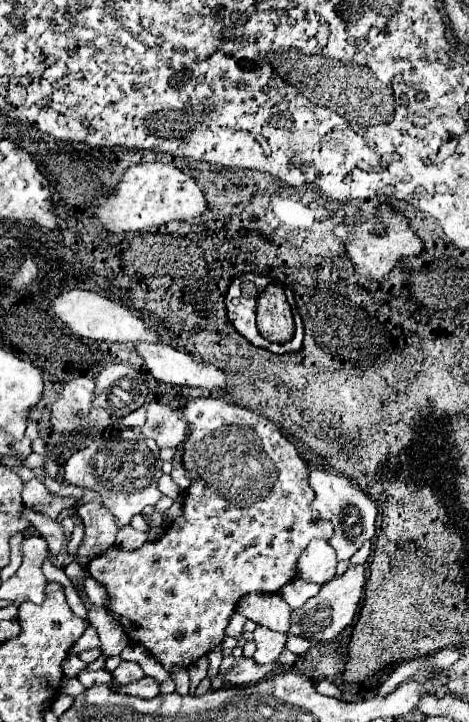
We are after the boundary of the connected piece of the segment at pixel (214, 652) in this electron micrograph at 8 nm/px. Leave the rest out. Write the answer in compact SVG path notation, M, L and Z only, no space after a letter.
M218 644L217 646L215 646L215 648L213 648L212 650L210 650L208 652L208 656L209 656L209 668L208 668L208 673L207 676L209 678L213 678L218 674L219 671L219 667L221 665L222 662L222 644Z

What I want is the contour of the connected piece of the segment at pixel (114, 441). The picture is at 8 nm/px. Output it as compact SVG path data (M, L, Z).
M139 430L111 432L75 452L63 466L63 478L67 484L95 490L103 498L103 506L115 516L117 528L123 528L131 522L131 516L141 514L161 498L161 492L157 490L161 478L159 448L149 438L143 438Z

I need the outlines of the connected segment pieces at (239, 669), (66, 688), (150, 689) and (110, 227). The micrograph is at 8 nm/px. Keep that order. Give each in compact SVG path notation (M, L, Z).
M239 658L235 662L235 666L231 670L227 670L223 674L223 680L227 684L233 684L233 686L241 686L241 684L255 684L259 682L261 678L269 678L269 676L275 676L277 672L281 672L283 666L277 666L277 664L265 664L265 666L257 666L251 658Z
M65 678L65 680L63 680L63 688L61 688L61 692L71 694L71 696L79 696L79 694L85 692L85 688L81 686L81 682L79 682L77 678Z
M145 676L143 680L139 680L139 682L131 684L131 686L115 686L115 692L139 696L139 698L155 698L159 694L159 682L155 678Z
M153 162L153 164L135 164L131 166L117 188L101 196L95 206L91 206L85 214L95 220L95 224L107 234L127 234L127 232L147 232L153 226L167 224L171 220L189 222L207 212L207 202L197 188L195 180L183 174L173 164Z

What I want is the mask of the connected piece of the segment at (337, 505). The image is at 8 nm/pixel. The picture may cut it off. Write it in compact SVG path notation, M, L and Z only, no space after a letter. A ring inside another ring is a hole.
M311 466L309 482L311 482L311 488L315 490L315 500L313 500L311 508L317 510L323 520L331 522L333 530L335 530L329 544L337 550L339 560L349 560L363 546L363 542L367 542L367 540L371 540L375 536L375 518L377 518L375 504L369 500L367 494L363 494L343 474L325 472L325 470L317 468L317 466Z

